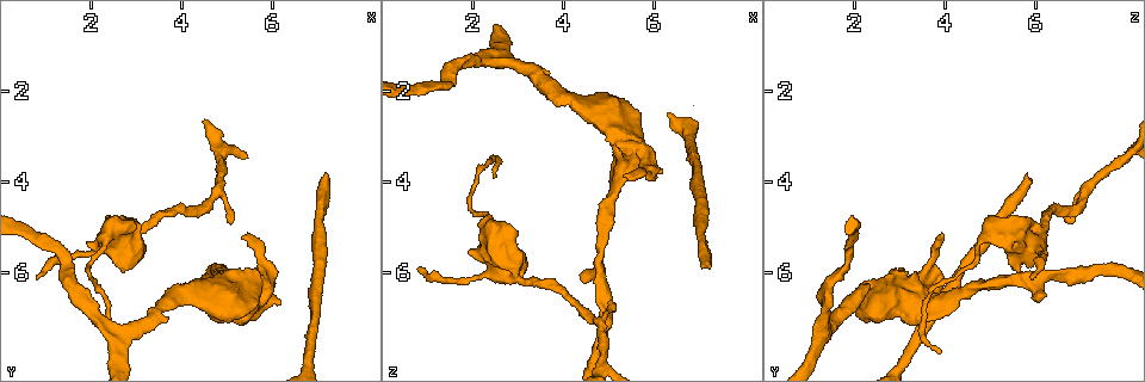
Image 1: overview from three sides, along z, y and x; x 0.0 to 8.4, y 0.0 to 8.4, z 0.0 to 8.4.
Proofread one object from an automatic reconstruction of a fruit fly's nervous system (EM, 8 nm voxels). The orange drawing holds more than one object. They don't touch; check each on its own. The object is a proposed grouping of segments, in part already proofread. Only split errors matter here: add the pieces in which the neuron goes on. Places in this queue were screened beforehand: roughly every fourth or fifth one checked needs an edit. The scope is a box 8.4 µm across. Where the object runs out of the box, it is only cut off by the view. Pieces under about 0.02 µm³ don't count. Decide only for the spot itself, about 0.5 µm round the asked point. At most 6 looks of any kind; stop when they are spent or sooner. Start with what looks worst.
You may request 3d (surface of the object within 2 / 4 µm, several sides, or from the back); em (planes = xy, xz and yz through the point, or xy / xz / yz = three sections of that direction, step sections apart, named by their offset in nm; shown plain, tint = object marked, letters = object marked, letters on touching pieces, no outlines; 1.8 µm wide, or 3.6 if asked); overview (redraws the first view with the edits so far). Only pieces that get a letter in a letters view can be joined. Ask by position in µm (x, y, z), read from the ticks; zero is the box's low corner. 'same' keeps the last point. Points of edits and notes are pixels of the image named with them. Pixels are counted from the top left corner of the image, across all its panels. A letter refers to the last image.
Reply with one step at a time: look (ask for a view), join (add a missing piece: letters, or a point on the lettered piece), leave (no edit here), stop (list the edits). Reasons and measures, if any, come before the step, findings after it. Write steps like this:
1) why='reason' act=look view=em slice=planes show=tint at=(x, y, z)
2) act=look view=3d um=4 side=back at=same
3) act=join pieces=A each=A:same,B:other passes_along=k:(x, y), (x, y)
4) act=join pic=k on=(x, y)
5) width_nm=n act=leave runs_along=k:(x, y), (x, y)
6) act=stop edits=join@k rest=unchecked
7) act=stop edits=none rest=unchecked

why='branch stops here' act=look view=em slice=planes show=letters at=(7.15, 3.80, 5.85)

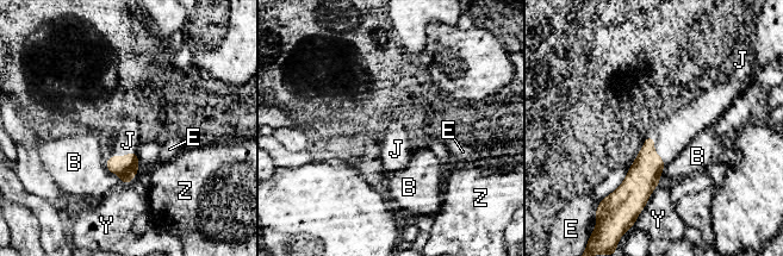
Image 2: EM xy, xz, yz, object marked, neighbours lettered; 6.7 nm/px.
act=join pieces=J each=B:other,E:other,J:same,Y:other,Z:other passes_along=2:(644, 174), (653, 150), (671, 133) found='the neuron continues'

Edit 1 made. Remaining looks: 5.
act=look view=overview

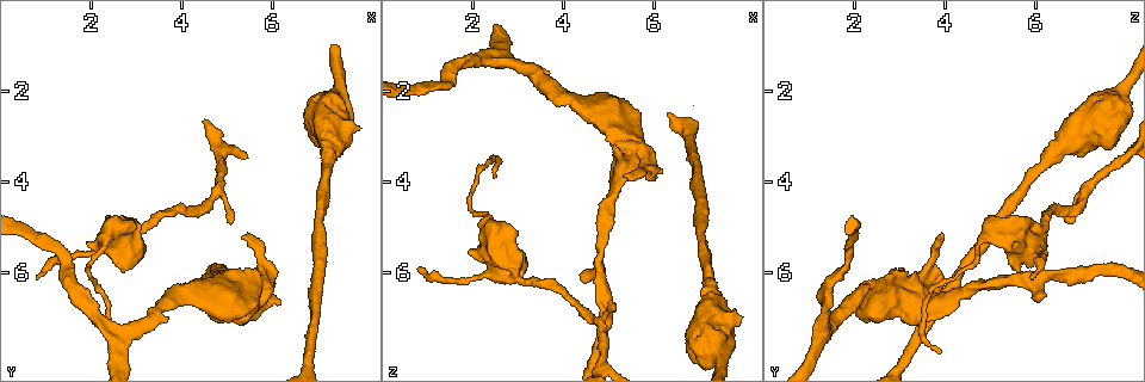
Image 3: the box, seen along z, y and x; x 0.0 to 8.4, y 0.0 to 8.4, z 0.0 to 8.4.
why='free end' act=look view=em slice=xz step=8 show=letters at=(5.35, 5.25, 3.90)

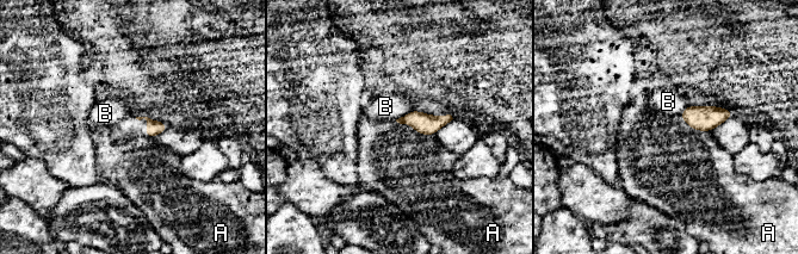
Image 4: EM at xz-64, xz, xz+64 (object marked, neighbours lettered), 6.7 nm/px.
act=look view=em slice=xy step=4 show=letters at=same

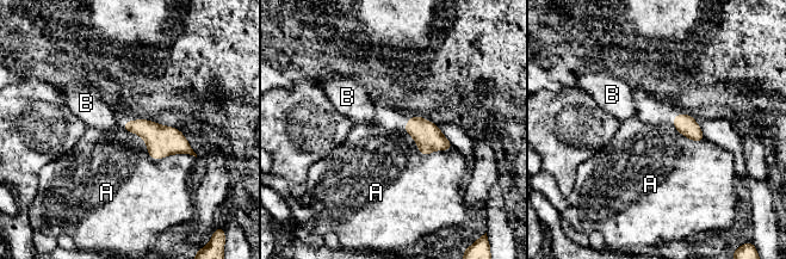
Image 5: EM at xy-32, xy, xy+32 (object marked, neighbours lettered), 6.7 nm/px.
act=leave each=A:other,B:other border=5:(122, 128), (153, 159), (196, 158) found='no lettered piece goes on from it'

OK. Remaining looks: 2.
why='calibre changes' act=look view=em um=3.6 slice=yz step=4 show=tint at=(2.95, 5.30, 6.00)

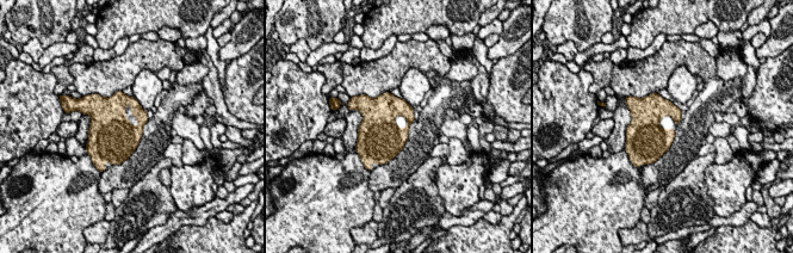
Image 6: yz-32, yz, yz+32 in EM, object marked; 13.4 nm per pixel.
act=look view=em um=3.6 slice=xz step=8 show=letters at=same

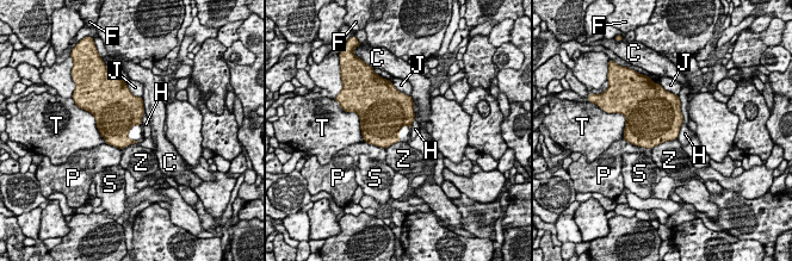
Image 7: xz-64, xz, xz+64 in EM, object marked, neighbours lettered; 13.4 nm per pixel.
width_nm=220 act=leave each=C:other,F:other,H:other,J:other,P:other,S:other,T:other,Z:other found='none of them fits'

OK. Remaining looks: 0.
act=stop edits=join@2 rest=unchecked

